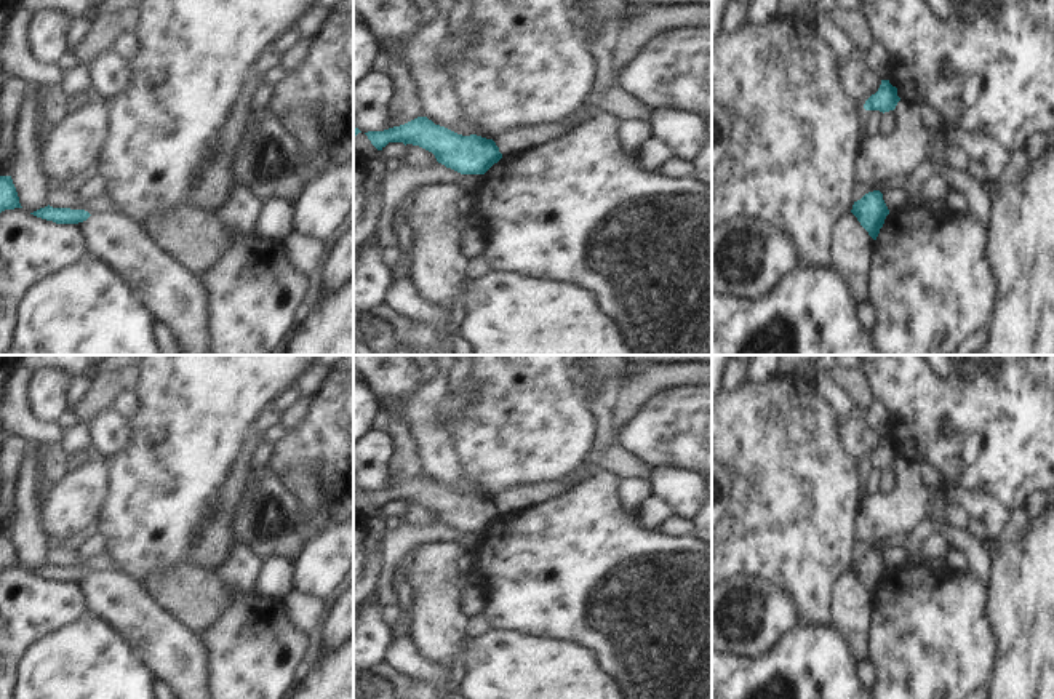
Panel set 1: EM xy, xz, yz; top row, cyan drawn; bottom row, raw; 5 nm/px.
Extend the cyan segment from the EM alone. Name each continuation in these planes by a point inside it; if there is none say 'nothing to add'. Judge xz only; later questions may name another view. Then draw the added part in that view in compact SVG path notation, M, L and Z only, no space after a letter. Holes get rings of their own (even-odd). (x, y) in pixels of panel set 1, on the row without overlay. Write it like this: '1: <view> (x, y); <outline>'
nothing to add

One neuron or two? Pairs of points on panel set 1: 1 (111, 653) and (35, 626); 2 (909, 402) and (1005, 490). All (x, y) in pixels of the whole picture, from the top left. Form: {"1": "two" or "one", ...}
{"1": "two", "2": "one"}

